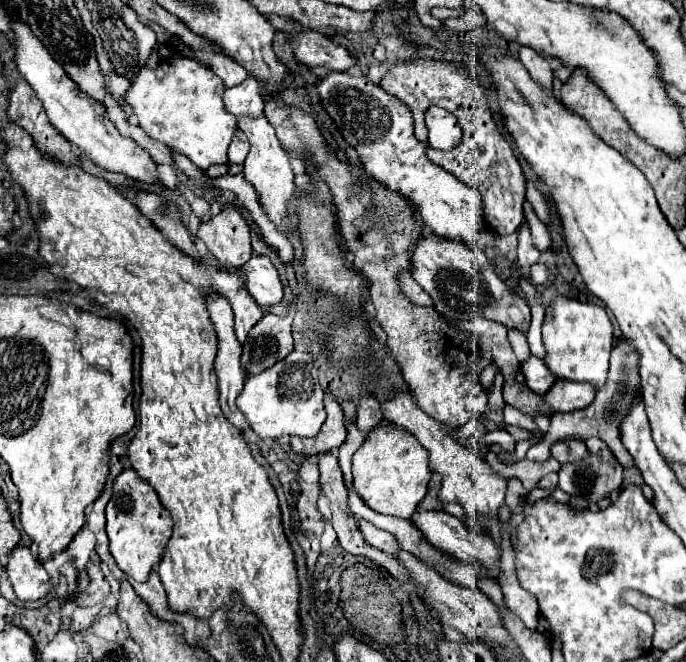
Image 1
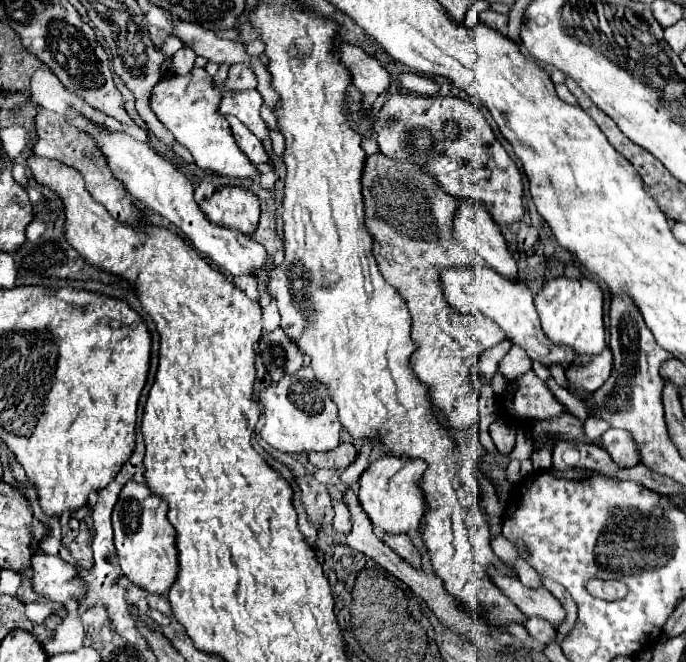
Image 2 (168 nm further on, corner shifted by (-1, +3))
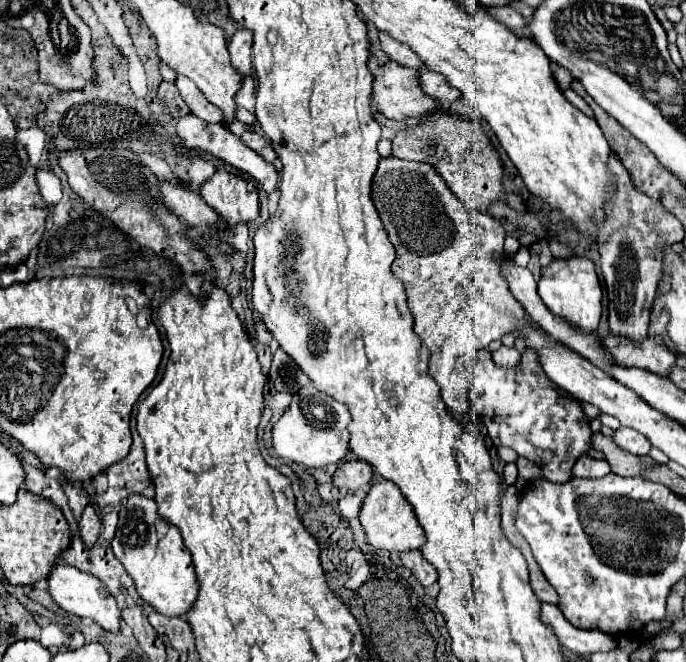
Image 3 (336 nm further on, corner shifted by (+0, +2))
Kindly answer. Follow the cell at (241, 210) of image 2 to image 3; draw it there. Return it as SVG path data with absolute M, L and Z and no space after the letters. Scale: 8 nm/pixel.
M227 169L215 171L215 175L201 185L199 193L205 203L231 225L249 223L259 215L257 189L251 191L245 179Z

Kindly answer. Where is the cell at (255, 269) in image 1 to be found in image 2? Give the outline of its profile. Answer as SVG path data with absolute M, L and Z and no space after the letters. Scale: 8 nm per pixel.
M92 122L88 124L86 132L92 136L100 154L106 158L114 178L124 184L126 192L130 192L130 196L140 200L144 206L152 208L154 212L162 214L172 224L176 224L188 236L192 246L210 256L220 266L220 270L224 270L232 278L258 276L258 272L266 270L268 262L266 248L238 230L222 228L208 222L198 204L194 202L192 182L182 172L178 172L170 162L166 162L160 154L156 154L148 142L138 142L120 130L110 130L106 126L98 126Z

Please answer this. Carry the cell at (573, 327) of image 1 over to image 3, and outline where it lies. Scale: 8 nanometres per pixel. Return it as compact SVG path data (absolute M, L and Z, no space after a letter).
M567 257L567 259L553 259L545 269L537 283L539 297L549 307L553 315L559 315L573 323L581 331L595 331L601 317L601 285L593 267L593 261L587 257Z

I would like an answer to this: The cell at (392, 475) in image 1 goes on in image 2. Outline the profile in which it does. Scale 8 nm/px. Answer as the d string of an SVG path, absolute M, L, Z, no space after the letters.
M382 454L370 462L358 480L358 500L374 526L394 534L412 534L418 528L418 522L426 510L424 492L420 488L426 468L428 464L420 458L394 458L394 454Z

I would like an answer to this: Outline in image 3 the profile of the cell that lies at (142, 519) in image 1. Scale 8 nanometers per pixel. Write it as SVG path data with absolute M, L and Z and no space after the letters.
M131 495L121 505L119 525L111 545L115 557L123 563L123 567L135 581L137 593L145 603L167 617L185 617L191 611L199 591L191 555L183 545L179 529L157 513L157 505L153 499Z

